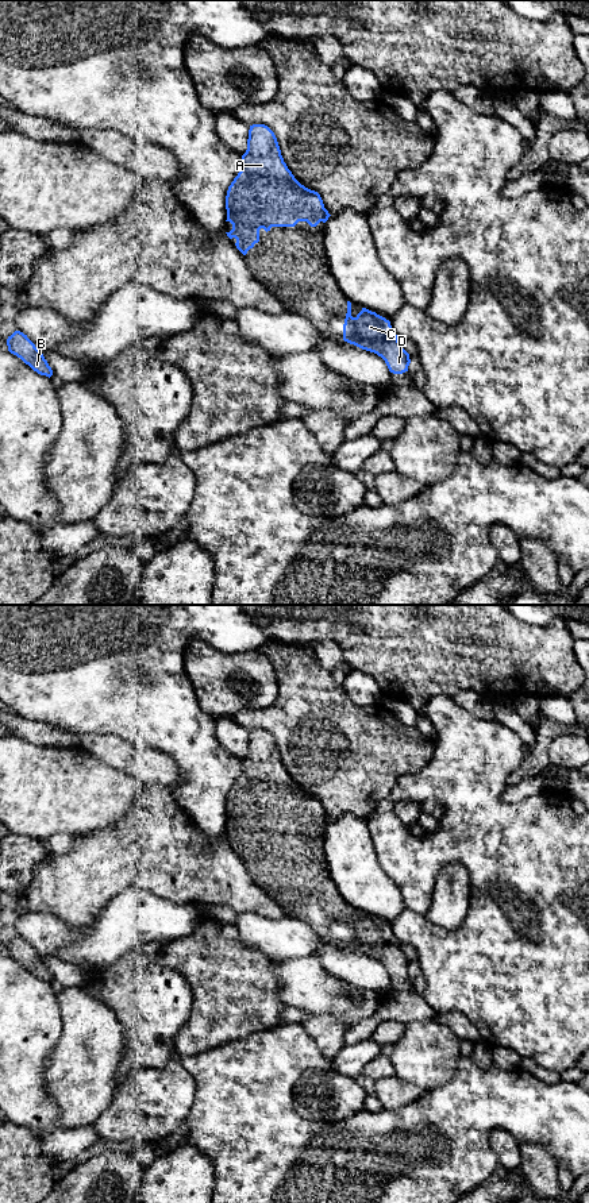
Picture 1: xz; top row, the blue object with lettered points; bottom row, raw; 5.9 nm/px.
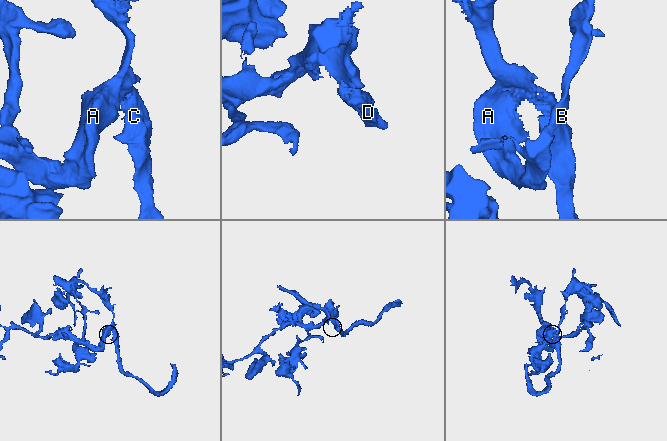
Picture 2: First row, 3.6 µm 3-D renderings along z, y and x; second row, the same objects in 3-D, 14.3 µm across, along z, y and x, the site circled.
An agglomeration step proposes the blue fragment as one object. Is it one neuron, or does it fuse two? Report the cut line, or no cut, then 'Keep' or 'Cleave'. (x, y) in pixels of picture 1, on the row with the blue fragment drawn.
No split. Keep

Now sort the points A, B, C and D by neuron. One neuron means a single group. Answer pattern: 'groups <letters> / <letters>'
groups A B C D

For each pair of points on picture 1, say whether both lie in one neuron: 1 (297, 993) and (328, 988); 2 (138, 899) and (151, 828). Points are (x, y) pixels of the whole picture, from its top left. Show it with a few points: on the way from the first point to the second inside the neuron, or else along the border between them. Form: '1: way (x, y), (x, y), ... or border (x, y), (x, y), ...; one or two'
1: way (305, 990), (320, 990); one
2: border (111, 898), (130, 887), (145, 887), (169, 901); two

